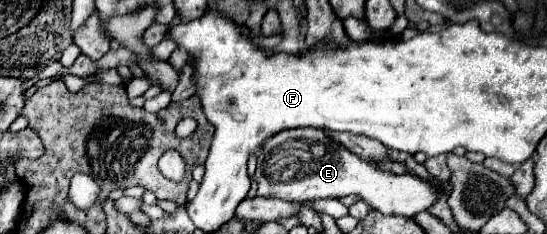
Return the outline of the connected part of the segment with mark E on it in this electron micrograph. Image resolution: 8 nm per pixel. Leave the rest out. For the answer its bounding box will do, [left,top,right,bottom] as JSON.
[254,128,438,218]

